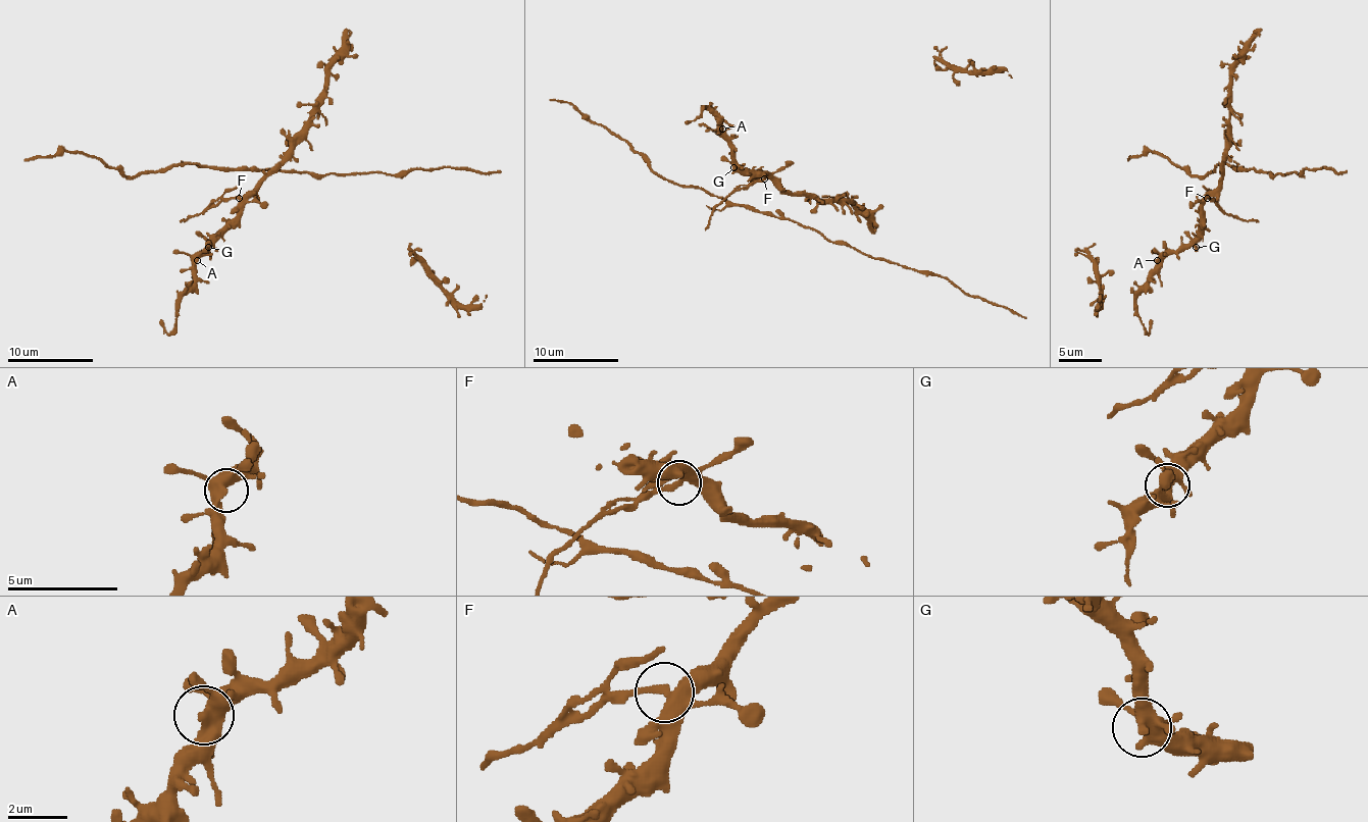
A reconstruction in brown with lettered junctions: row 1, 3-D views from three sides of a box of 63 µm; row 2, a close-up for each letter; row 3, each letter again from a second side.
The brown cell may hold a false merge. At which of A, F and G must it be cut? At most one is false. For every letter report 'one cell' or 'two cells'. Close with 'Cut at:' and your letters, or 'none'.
A: one cell
F: two cells
G: one cell
Cut at: F

